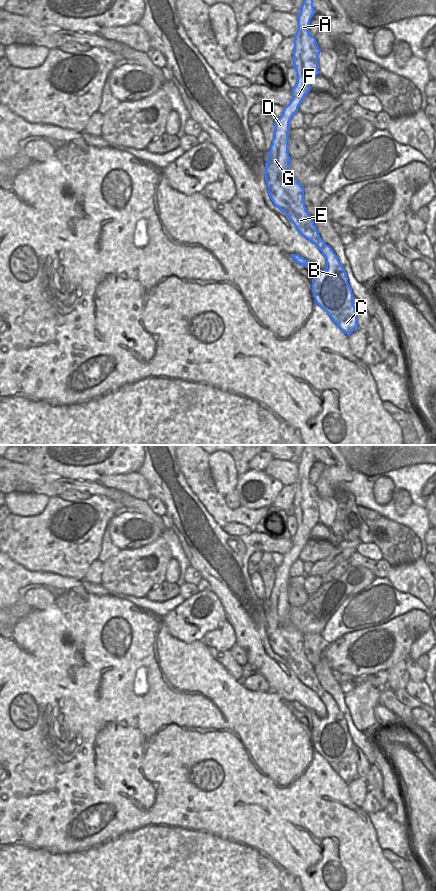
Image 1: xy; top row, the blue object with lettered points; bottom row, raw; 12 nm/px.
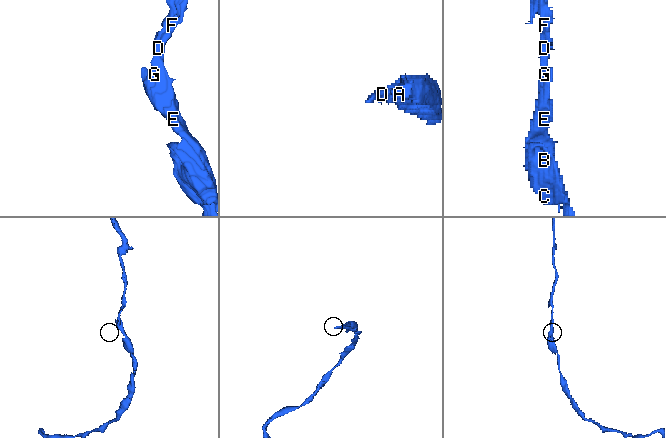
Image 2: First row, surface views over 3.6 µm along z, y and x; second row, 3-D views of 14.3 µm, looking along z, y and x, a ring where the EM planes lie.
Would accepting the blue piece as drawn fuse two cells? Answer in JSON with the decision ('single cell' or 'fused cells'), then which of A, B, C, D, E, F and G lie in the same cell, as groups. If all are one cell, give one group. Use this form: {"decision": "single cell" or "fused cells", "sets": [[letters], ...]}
{"decision": "single cell", "sets": [["A", "B", "C", "D", "E", "F", "G"]]}

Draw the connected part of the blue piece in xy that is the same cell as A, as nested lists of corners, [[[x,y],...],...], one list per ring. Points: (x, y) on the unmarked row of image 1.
[[[305,445],[298,462],[298,478],[294,484],[293,516],[297,522],[297,531],[292,536],[292,547],[284,555],[282,563],[274,570],[274,585],[270,599],[268,600],[268,610],[265,611],[265,628],[269,644],[273,652],[283,659],[292,669],[297,679],[306,687],[314,691],[322,700],[326,707],[326,716],[319,718],[316,713],[304,707],[298,702],[291,702],[298,712],[309,713],[312,719],[312,741],[316,751],[328,761],[334,771],[349,783],[358,777],[356,756],[353,752],[353,741],[348,731],[346,720],[340,711],[337,703],[332,696],[327,693],[320,685],[317,675],[314,673],[313,666],[308,662],[304,651],[304,635],[292,623],[289,617],[290,604],[288,601],[288,580],[289,570],[292,564],[298,559],[298,555],[305,543],[310,539],[312,528],[319,522],[318,504],[320,497],[316,486],[309,481],[309,471],[312,464],[316,461],[313,455],[314,445]]]

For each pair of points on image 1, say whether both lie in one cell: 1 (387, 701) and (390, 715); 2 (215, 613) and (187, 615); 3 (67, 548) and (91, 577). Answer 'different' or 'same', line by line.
1: different
2: same
3: different

